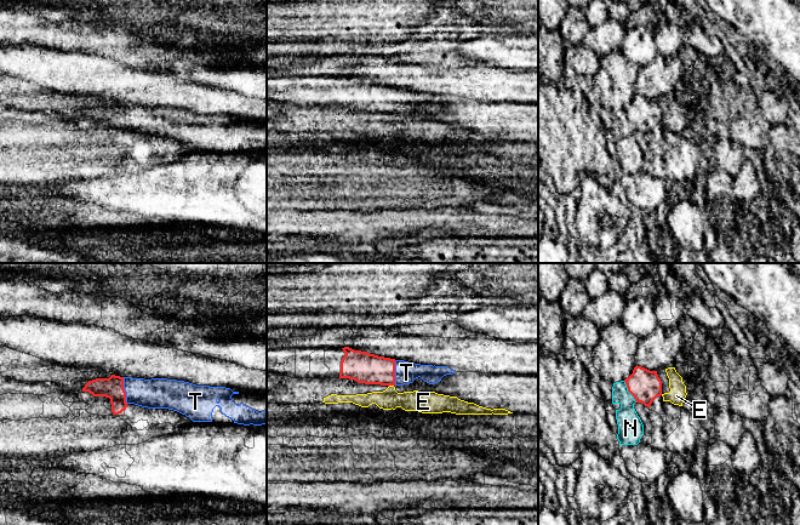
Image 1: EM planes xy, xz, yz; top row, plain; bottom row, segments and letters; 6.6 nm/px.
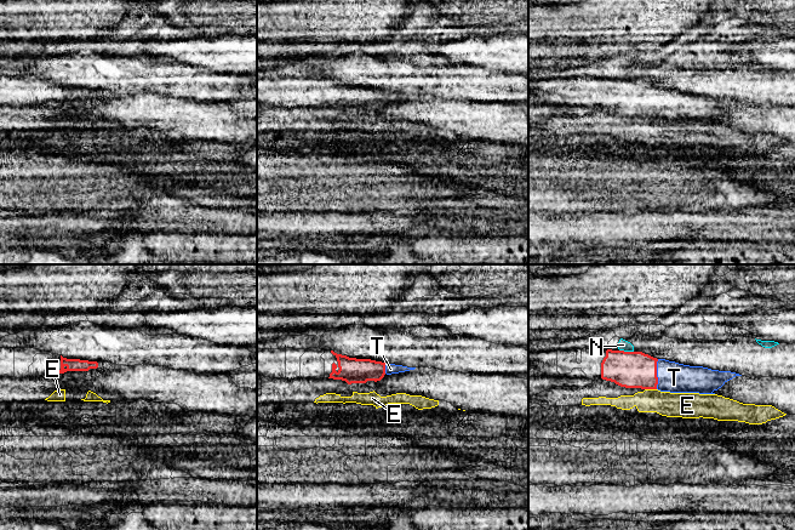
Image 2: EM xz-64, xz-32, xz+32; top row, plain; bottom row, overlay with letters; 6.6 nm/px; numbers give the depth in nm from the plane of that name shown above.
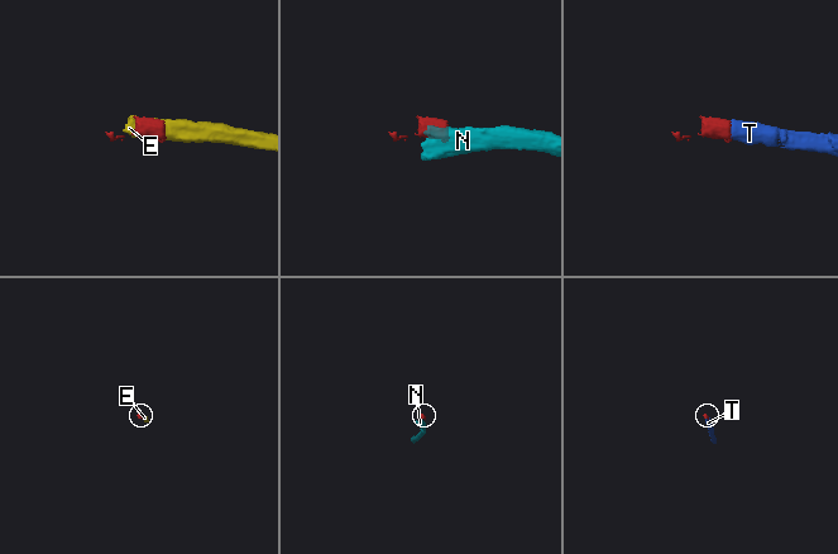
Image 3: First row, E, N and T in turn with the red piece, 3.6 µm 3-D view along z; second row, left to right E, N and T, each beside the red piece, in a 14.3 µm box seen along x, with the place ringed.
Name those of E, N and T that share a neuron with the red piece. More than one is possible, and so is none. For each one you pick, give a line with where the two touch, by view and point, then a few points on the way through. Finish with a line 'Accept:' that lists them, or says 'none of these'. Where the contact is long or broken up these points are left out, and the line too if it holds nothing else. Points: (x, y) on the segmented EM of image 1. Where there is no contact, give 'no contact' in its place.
T: contact xy (124, 391); way xy (113, 387), (124, 391), (156, 393)
Accept: T

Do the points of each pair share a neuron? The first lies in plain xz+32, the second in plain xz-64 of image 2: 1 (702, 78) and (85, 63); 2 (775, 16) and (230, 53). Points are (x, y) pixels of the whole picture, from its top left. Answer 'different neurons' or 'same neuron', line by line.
1: same neuron
2: different neurons

